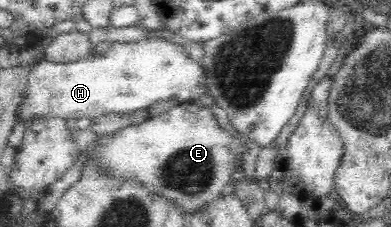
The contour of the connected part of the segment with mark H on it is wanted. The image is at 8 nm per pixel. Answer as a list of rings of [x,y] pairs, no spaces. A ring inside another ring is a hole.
[[[152,30],[150,36],[138,38],[138,42],[113,42],[111,49],[101,57],[91,55],[80,61],[55,63],[43,58],[32,64],[27,71],[27,85],[25,86],[25,99],[20,103],[16,116],[25,126],[28,121],[36,119],[42,114],[58,116],[64,119],[91,119],[106,116],[106,114],[126,114],[135,110],[148,109],[160,100],[176,99],[179,103],[190,103],[206,96],[209,92],[205,84],[205,72],[201,61],[194,60],[178,42],[170,42],[167,38],[156,36]]]

